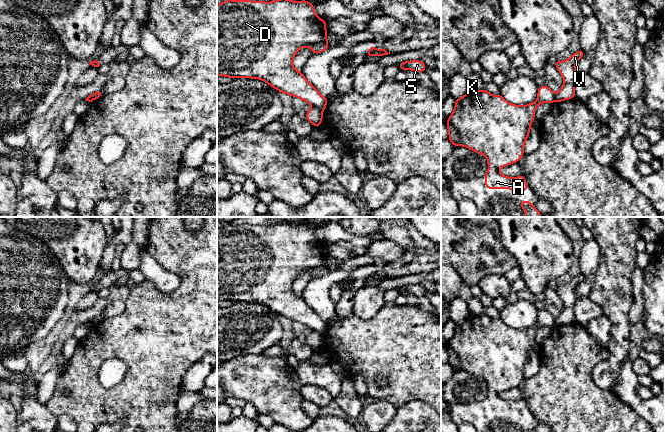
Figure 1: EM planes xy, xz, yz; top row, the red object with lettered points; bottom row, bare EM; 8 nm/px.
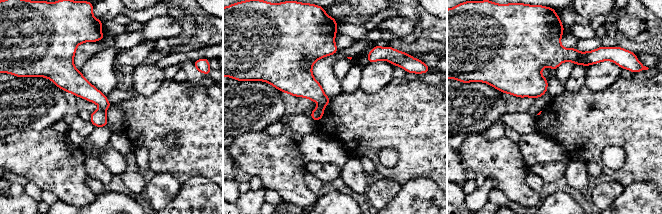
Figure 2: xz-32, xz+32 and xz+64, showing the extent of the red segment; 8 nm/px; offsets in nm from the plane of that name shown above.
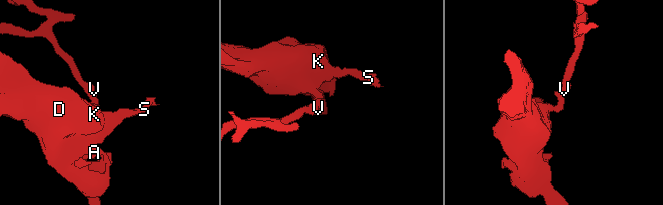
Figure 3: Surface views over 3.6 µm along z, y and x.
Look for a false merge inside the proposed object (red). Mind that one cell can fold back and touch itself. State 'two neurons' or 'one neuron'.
two neurons

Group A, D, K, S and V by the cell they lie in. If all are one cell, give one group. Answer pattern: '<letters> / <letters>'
A D K S / V

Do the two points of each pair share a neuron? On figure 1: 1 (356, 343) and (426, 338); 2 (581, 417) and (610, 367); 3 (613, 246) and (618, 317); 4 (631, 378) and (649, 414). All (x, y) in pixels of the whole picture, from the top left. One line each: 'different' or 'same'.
1: same
2: different
3: same
4: same

